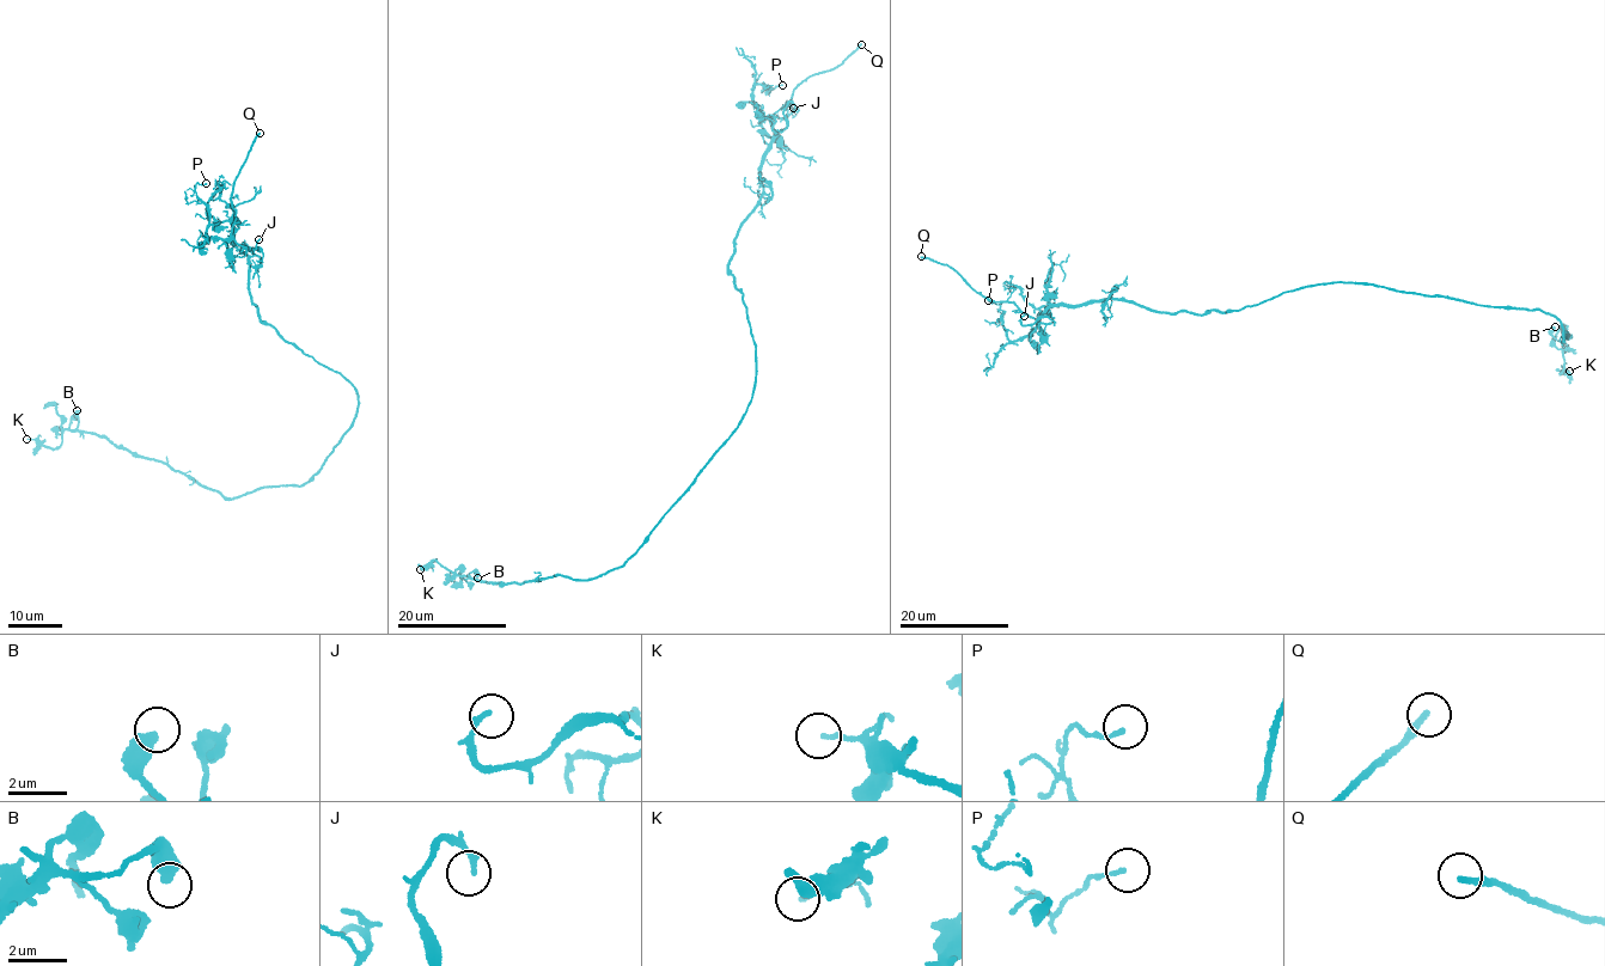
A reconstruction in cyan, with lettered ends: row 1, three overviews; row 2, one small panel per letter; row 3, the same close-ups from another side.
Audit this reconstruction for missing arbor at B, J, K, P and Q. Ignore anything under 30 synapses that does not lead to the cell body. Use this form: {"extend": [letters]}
{"extend": ["Q"]}

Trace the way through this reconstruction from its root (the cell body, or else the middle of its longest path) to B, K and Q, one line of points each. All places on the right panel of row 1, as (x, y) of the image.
B: (1354, 283), (1538, 309), (1561, 322), (1563, 341), (1567, 332), (1569, 338), (1560, 342), (1551, 335), (1555, 326)
K: (1354, 283), (1545, 311), (1561, 322), (1563, 341), (1567, 332), (1570, 337), (1562, 343), (1560, 373), (1569, 371)
Q: (1354, 283), (1283, 292), (1228, 312), (1169, 313), (1111, 298), (1054, 305), (1035, 319), (921, 256)

